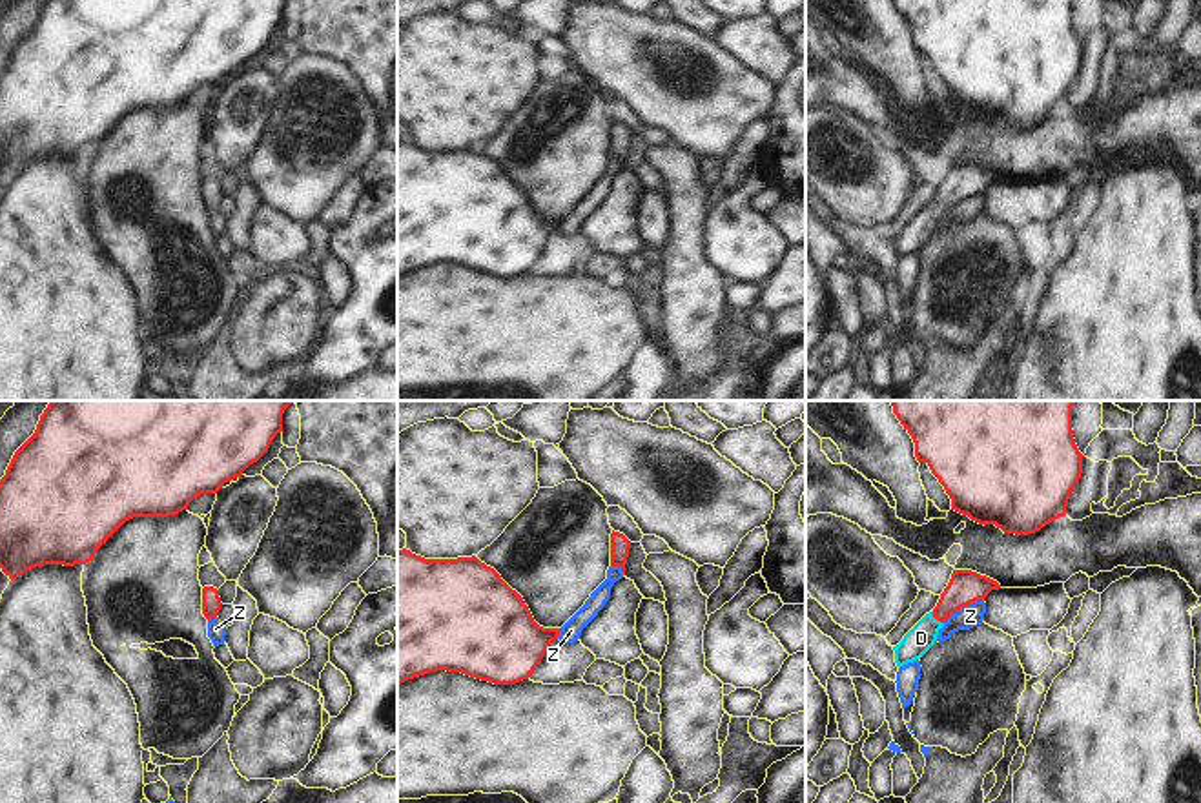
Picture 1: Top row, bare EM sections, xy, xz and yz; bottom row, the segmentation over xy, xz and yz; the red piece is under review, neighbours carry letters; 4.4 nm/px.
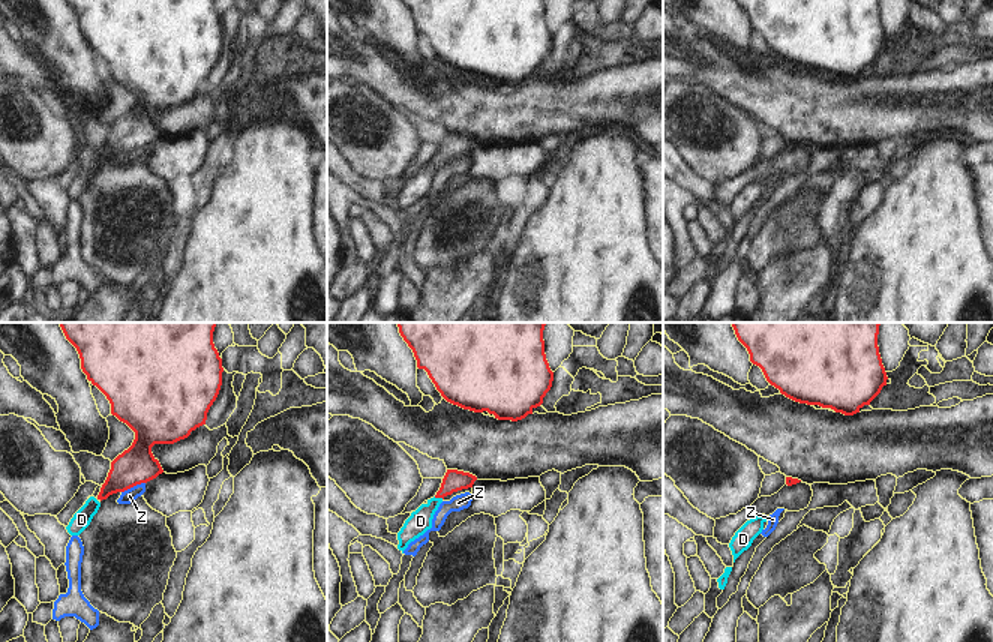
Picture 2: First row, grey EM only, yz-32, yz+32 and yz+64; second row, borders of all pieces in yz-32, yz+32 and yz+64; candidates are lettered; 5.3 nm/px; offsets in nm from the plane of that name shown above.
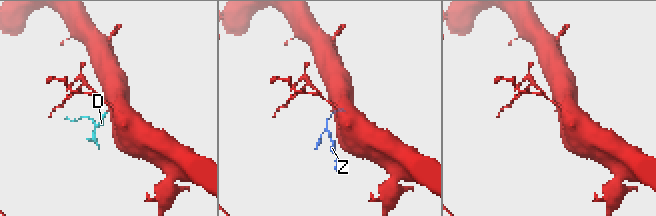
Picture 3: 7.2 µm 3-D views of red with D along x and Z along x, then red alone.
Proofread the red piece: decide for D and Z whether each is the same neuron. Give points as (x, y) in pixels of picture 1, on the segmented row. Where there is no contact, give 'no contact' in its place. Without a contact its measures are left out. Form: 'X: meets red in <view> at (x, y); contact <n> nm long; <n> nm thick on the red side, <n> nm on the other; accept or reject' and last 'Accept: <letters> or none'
D: meets red in yz at (937, 620); contact 80 nm long; 150 nm thick on the red side, 120 nm on the other; accept
Z: meets red in yz at (963, 607); contact 200 nm long; 150 nm thick on the red side, 100 nm on the other; reject
Accept: D

